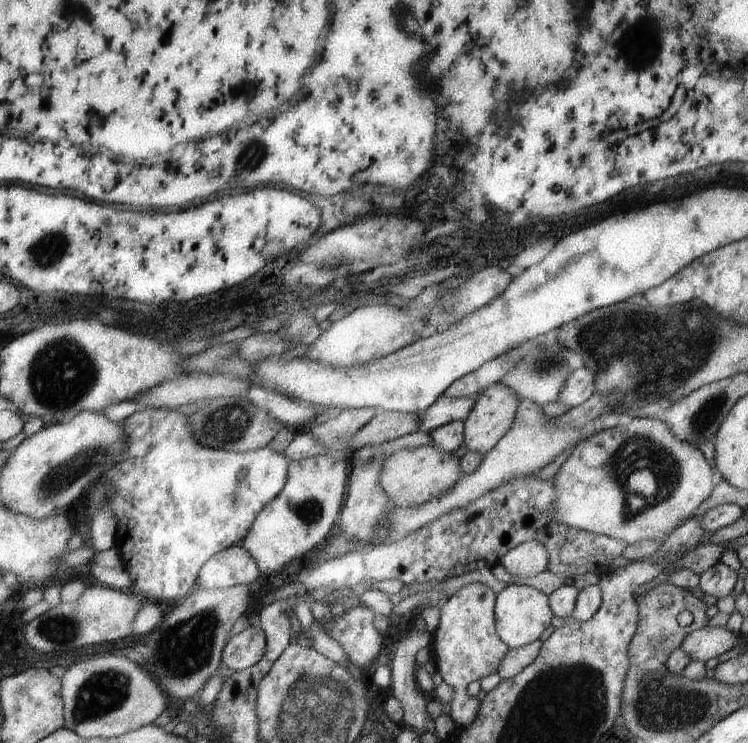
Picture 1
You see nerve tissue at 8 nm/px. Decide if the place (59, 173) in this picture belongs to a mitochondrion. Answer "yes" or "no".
no

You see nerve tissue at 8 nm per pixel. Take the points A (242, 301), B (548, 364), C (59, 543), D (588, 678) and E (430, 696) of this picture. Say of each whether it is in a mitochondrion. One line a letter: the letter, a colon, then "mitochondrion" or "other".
A: other
B: mitochondrion
C: other
D: mitochondrion
E: other

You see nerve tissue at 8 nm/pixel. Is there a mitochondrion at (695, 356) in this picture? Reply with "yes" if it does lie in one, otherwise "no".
yes

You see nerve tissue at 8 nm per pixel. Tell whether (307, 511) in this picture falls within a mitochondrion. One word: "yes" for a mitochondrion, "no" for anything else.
yes

